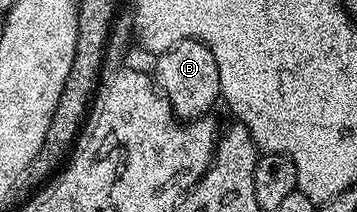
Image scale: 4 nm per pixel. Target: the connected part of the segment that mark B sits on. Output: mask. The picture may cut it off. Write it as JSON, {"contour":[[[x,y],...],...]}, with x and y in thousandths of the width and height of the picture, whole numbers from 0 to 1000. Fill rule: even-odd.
{"contour":[[[499,189],[493,193],[493,208],[487,217],[476,217],[468,236],[459,245],[445,250],[434,269],[437,283],[437,340],[431,335],[431,392],[445,420],[445,429],[459,439],[459,453],[465,458],[473,481],[482,486],[482,519],[493,533],[496,552],[507,571],[524,575],[529,566],[555,566],[571,552],[580,552],[585,542],[583,528],[594,509],[594,486],[602,481],[602,472],[613,476],[619,467],[616,443],[616,392],[611,387],[611,292],[599,292],[599,255],[571,212],[569,189]]]}

